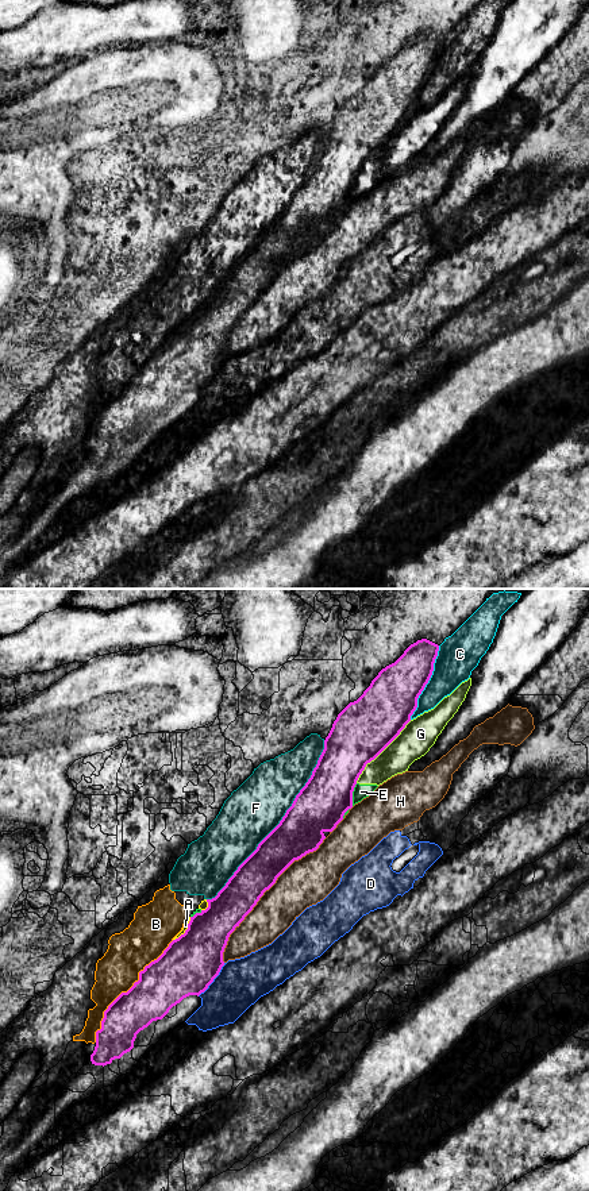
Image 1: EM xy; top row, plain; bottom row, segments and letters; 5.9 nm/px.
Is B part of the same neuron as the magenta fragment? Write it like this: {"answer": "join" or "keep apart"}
{"answer": "keep apart"}

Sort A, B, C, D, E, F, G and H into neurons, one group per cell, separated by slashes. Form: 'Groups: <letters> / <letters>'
Groups: A E G / B F / C / D / H

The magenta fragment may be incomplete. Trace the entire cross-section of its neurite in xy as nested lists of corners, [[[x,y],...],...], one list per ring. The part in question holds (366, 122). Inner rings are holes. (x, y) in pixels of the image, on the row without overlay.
[[[421,34],[411,39],[404,49],[392,59],[382,63],[372,76],[370,81],[354,97],[350,97],[336,112],[328,131],[324,135],[324,144],[305,181],[296,190],[292,201],[286,205],[280,219],[258,239],[257,244],[238,262],[226,281],[212,294],[207,294],[208,302],[190,312],[188,324],[178,334],[173,335],[163,348],[143,366],[139,375],[127,386],[122,388],[104,406],[101,424],[96,427],[96,442],[91,450],[95,460],[111,459],[134,443],[136,429],[153,416],[162,415],[169,405],[189,390],[204,388],[219,370],[223,356],[223,347],[230,329],[253,305],[259,293],[269,285],[277,273],[294,257],[309,247],[313,247],[326,234],[326,227],[332,227],[343,215],[344,208],[353,203],[353,186],[366,159],[374,155],[405,123],[411,111],[417,103],[417,93],[428,78],[439,41]]]

